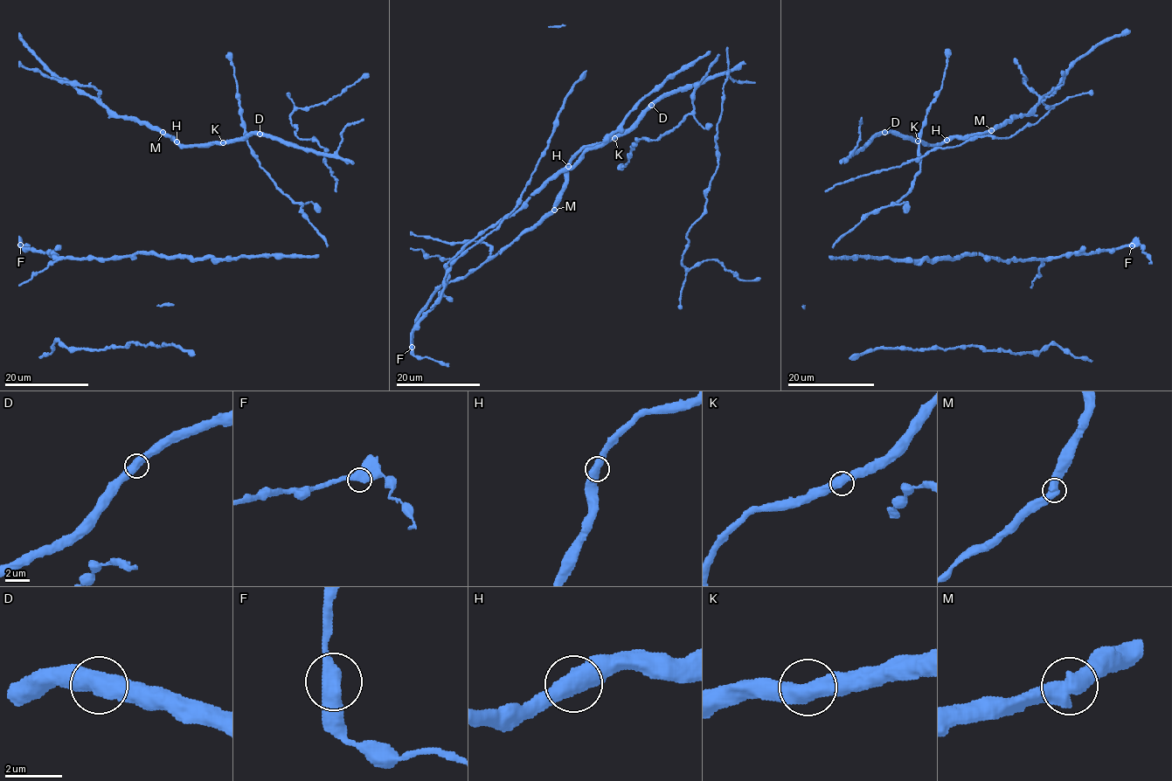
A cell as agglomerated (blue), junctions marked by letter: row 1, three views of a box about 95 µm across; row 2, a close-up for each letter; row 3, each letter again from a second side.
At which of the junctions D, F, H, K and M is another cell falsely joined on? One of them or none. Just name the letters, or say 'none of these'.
none of these

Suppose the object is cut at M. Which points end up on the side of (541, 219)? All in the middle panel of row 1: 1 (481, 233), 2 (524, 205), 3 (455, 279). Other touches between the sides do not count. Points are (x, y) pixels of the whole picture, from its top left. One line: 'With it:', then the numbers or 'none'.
With it: 3

